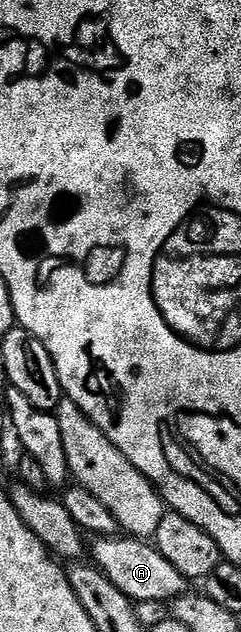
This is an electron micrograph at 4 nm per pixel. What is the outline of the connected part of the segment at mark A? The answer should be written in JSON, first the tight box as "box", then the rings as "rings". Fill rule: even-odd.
{"box":[91,537,189,603],"rings":[[[97,537],[92,542],[91,559],[93,555],[97,570],[109,578],[115,589],[123,589],[130,601],[169,603],[188,592],[189,581],[158,553],[156,546],[136,537]]]}

